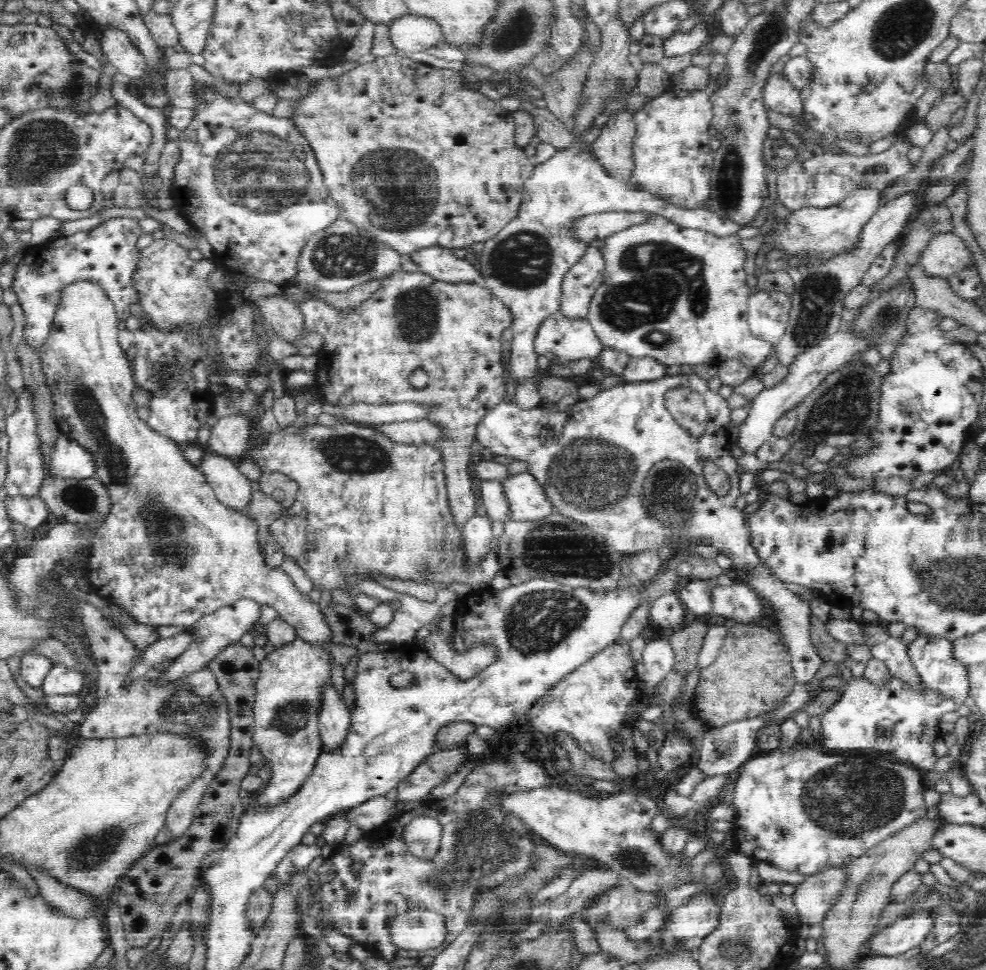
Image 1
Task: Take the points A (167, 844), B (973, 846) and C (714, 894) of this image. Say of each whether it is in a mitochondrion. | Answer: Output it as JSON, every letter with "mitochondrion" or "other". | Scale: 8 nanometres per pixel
{"A":"other","B":"other","C":"other"}

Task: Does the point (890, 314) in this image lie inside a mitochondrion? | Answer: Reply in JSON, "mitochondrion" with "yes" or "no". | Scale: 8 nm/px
{"mitochondrion":"yes"}

